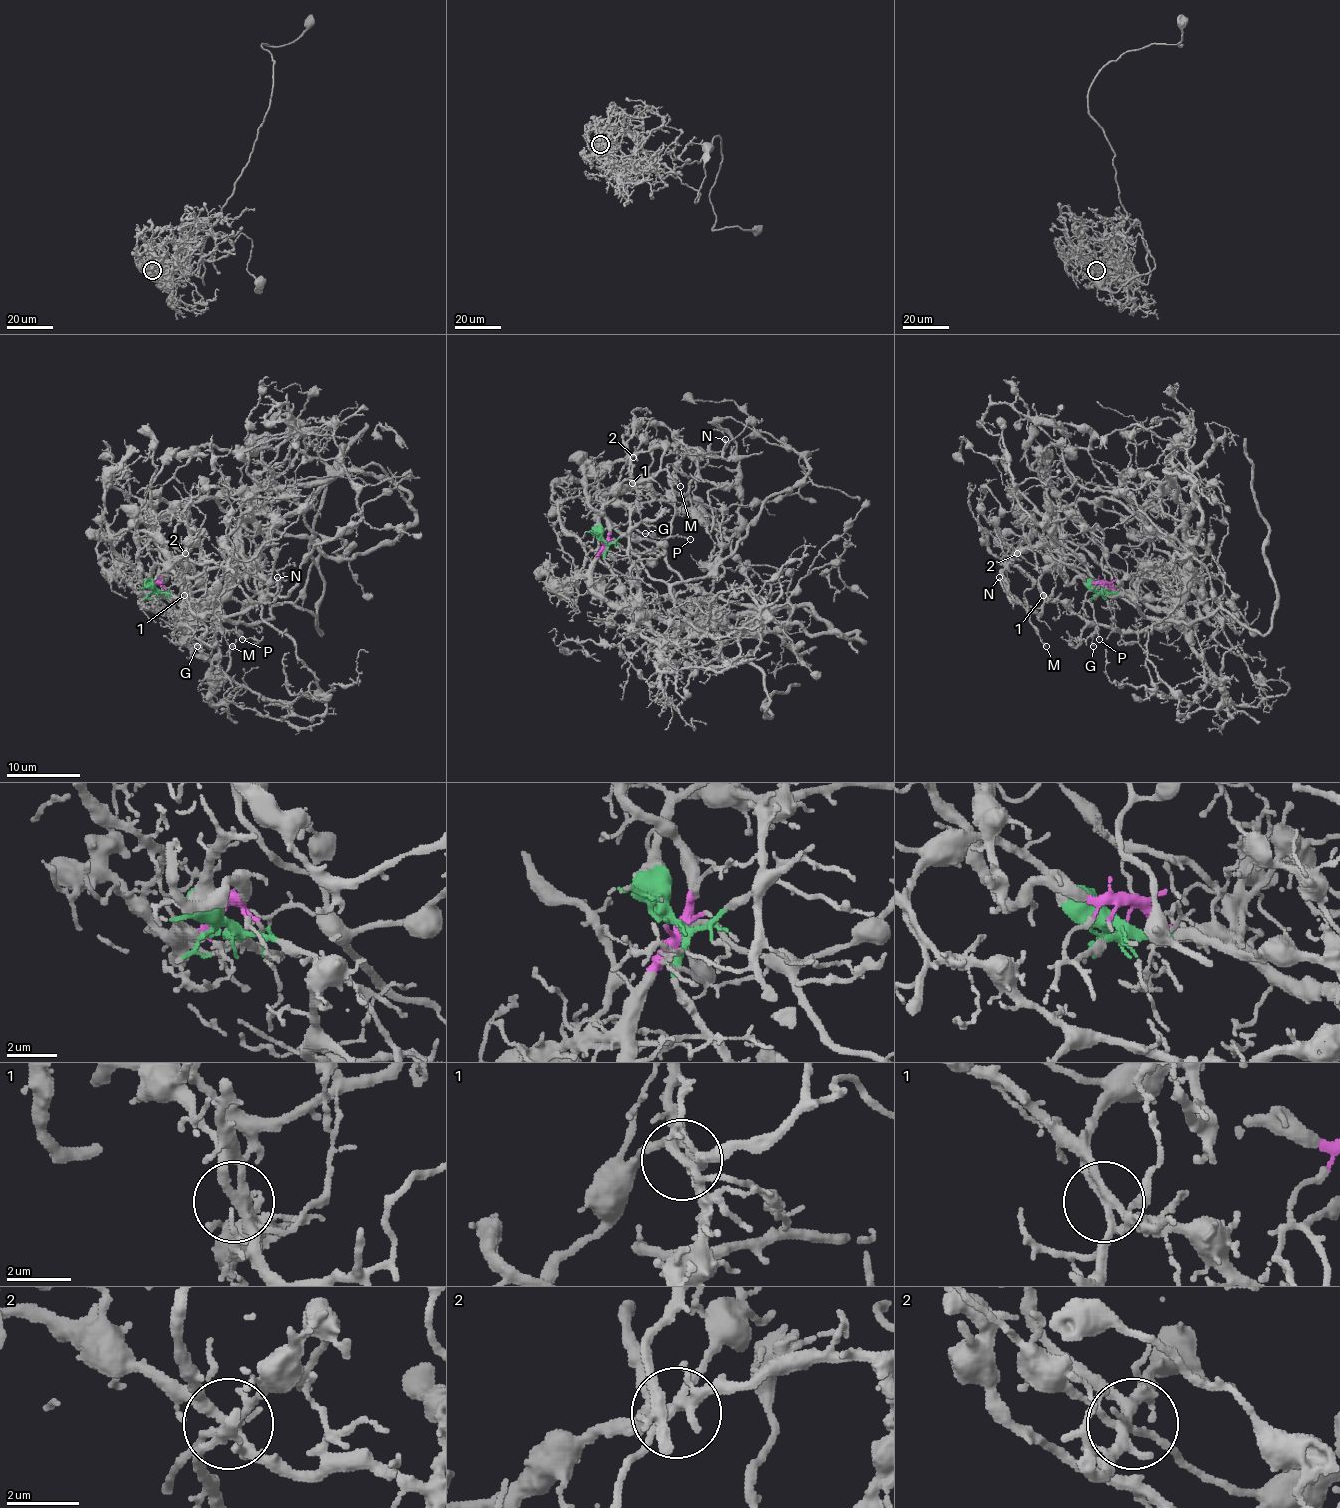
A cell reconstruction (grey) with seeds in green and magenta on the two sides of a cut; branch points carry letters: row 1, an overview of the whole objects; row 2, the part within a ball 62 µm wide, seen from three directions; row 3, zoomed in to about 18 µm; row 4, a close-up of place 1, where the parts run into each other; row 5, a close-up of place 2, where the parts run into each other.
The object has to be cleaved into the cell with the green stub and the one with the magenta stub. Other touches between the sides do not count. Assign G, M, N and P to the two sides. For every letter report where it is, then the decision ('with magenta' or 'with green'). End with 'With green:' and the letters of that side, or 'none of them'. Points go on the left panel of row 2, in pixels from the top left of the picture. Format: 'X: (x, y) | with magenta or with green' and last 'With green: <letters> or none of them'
G: (197, 646) | with green
M: (232, 646) | with green
N: (277, 577) | with magenta
P: (242, 639) | with green
With green: G, M, P

